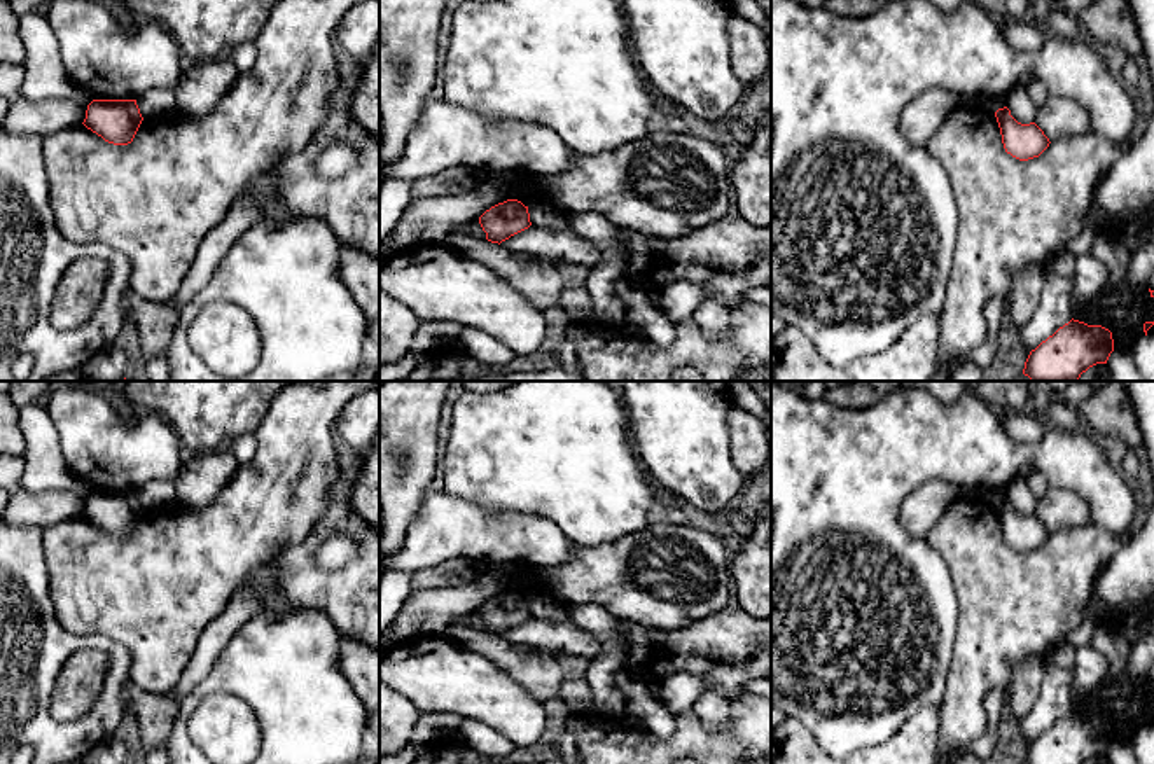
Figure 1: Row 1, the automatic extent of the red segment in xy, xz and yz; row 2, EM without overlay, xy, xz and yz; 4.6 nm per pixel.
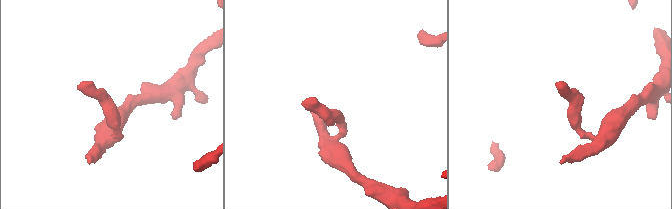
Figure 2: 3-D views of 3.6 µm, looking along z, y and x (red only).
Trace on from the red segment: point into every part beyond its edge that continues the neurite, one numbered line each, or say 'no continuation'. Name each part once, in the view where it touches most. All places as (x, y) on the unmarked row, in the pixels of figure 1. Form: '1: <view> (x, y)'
no continuation

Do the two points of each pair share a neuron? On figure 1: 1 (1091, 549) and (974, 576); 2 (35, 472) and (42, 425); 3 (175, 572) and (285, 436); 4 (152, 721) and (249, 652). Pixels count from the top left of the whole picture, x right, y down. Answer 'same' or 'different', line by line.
1: same
2: same
3: same
4: different

